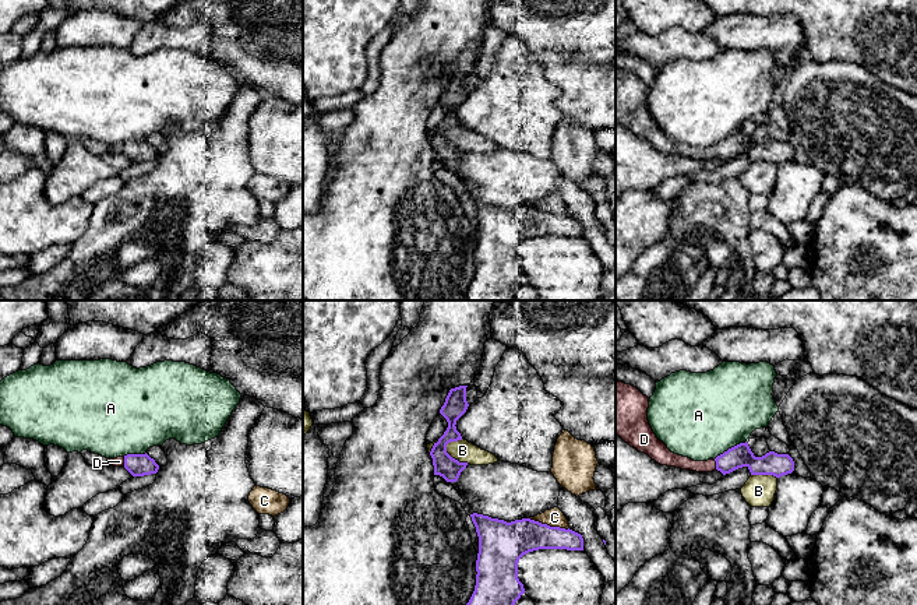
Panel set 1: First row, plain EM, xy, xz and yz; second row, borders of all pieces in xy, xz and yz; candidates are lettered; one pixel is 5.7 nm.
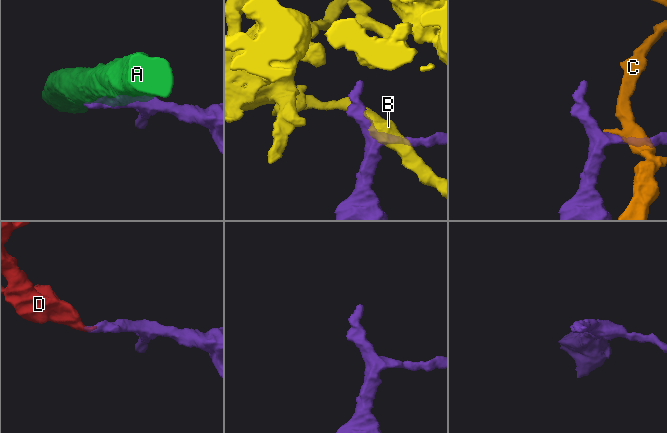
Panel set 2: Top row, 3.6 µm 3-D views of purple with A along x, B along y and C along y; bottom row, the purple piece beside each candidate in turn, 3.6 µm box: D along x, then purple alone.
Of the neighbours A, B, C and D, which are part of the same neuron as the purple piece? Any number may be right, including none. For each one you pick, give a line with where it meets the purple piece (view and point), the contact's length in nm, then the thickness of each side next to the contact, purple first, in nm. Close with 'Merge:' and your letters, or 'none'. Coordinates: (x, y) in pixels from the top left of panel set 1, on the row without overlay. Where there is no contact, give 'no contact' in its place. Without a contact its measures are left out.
D: xy (124, 148) | 60 nm | 130/60 nm
Merge: D

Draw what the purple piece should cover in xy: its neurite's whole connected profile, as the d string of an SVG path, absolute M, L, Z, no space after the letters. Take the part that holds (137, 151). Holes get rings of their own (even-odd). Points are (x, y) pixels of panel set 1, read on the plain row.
M147 140L110 145L109 152L124 154L133 163L156 161L159 156L159 152Z

